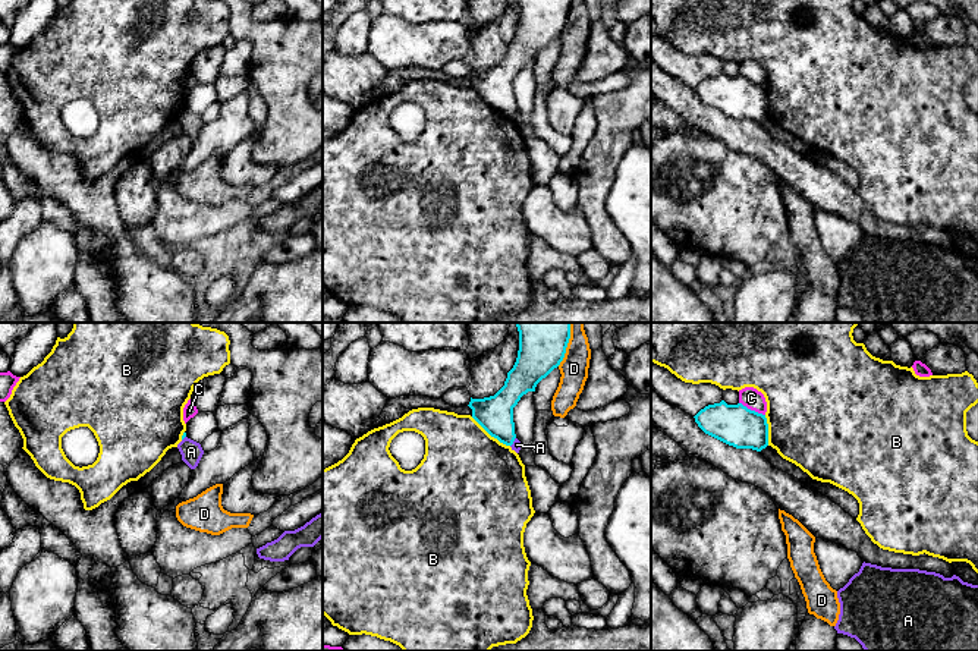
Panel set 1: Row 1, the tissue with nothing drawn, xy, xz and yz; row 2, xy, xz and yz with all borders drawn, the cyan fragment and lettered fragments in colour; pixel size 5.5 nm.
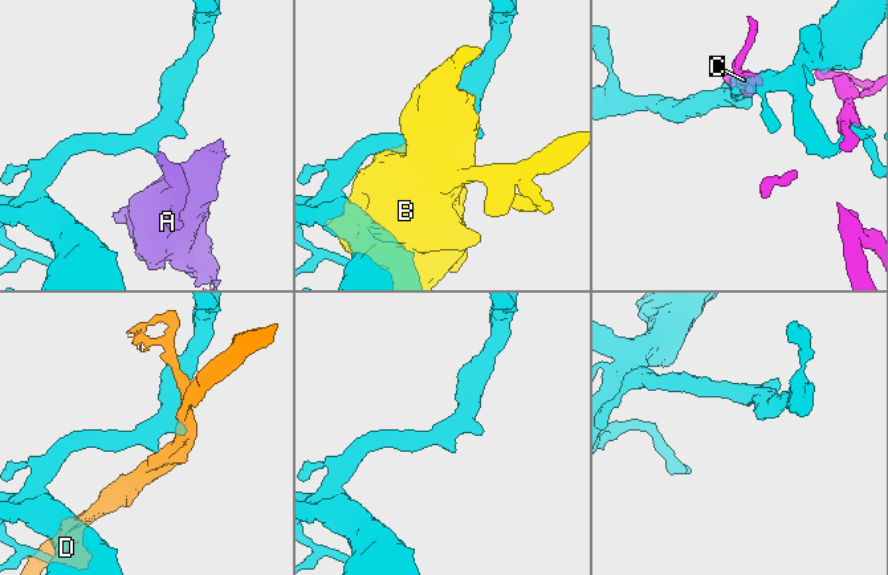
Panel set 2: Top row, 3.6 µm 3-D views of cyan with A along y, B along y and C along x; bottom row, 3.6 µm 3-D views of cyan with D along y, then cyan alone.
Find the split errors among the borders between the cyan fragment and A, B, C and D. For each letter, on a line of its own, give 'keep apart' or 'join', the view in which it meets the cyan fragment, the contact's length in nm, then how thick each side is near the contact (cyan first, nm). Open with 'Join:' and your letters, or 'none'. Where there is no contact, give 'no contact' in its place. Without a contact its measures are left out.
Join: none
A: keep apart; meets cyan in xz; contact 60 nm long; 200 nm thick on the cyan side, 50 nm on the other
B: keep apart; meets cyan in xz; contact 280 nm long; 200 nm thick on the cyan side, 500 nm on the other
C: keep apart; meets cyan in yz; contact 160 nm long; 220 nm thick on the cyan side, 110 nm on the other
D: keep apart; meets cyan in xz; contact 220 nm long; 240 nm thick on the cyan side, 160 nm on the other

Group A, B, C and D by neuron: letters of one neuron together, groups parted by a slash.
A / B / C / D

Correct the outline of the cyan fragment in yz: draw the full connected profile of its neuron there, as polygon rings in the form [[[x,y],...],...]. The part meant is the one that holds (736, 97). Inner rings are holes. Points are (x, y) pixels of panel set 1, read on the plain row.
[[[742,75],[708,76],[695,88],[698,98],[708,107],[736,120],[761,123],[768,117],[768,95],[762,85],[748,81]]]

